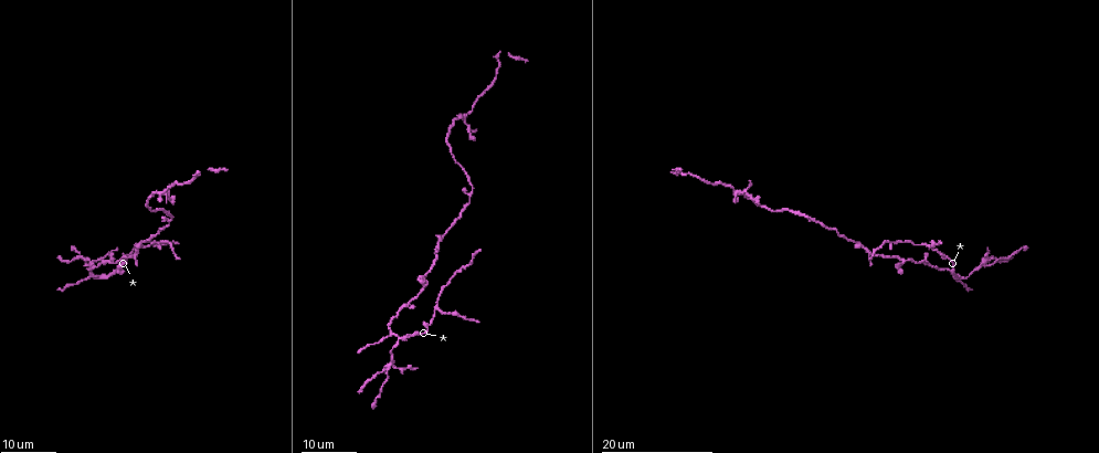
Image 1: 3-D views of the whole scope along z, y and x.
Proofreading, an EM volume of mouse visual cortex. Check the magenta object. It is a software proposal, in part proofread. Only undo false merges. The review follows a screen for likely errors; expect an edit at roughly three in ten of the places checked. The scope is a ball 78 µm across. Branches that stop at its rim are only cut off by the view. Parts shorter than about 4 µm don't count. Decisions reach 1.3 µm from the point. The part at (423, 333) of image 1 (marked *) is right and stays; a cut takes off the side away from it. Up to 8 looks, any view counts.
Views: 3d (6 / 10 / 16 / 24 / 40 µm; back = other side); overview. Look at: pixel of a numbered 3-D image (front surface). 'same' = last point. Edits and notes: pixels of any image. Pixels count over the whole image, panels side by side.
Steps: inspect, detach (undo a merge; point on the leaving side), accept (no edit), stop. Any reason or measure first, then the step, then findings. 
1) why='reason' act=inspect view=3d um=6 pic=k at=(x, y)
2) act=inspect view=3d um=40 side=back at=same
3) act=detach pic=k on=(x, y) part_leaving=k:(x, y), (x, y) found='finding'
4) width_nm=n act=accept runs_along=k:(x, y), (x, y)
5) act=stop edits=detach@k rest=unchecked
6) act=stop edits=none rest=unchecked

why='three-way junction' act=inspect view=3d um=16 pic=1 at=(156, 243)

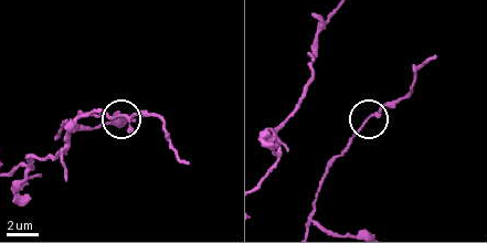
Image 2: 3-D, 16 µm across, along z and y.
why='closer look' act=inspect view=3d um=10 pic=2 at=(122, 117)

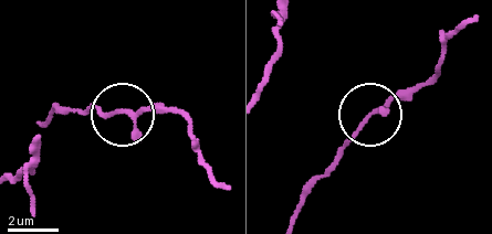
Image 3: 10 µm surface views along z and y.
act=accept runs_along=3:(39, 124), (55, 112), (178, 112) found='all the same cell'

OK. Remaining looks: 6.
why='four or more arms meet' act=inspect view=3d um=16 pic=1 at=(985, 266)

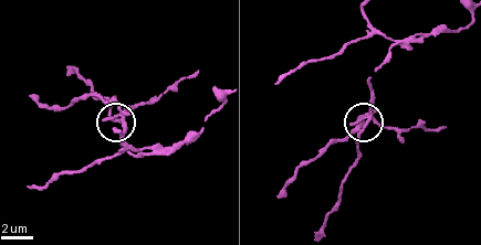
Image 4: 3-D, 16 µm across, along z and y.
why='closer look' act=inspect view=3d um=10 pic=4 at=(370, 118)

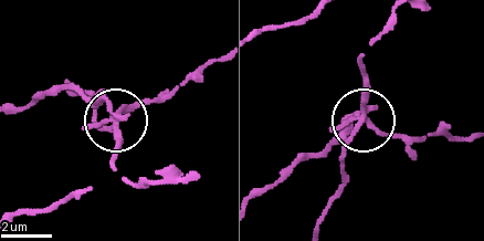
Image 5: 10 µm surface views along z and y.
side_arm_um=9 act=detach pic=5 on=(82, 129) part_leaving=5:(113, 113), (64, 90), (39, 92), (13, 108) found='a second cell is stuck on'

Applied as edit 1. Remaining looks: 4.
why='two arms in line, one across' act=inspect view=3d um=24 pic=1 at=(98, 276)

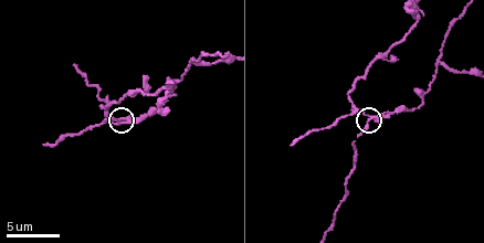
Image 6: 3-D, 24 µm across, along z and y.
act=inspect view=3d um=6 pic=6 at=(118, 118)

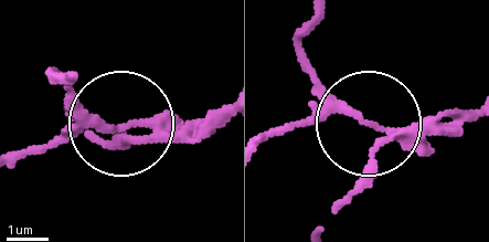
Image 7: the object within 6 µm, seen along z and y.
act=detach pic=7 on=(114, 126) part_leaving=7:(413, 141), (331, 100), (304, 46), (310, 25) found='a second cell is stuck on'

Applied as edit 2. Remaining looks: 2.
act=inspect view=overview

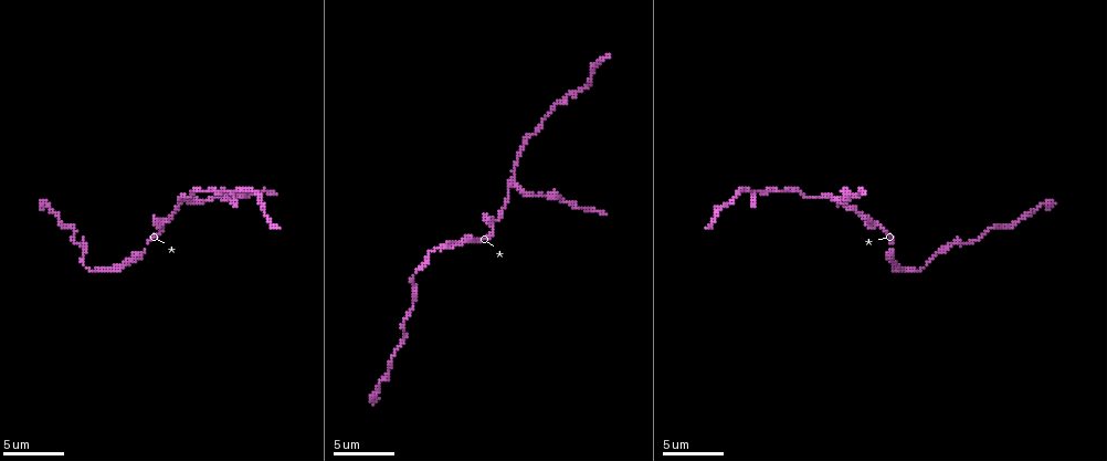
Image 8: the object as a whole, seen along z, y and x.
act=inspect view=3d um=6 pic=8 at=(186, 202)

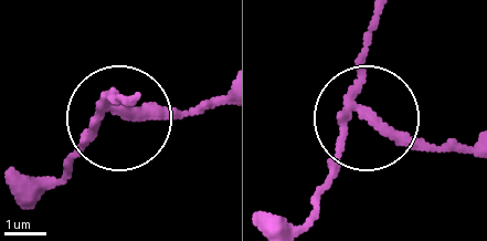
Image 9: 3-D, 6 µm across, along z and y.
side_arm_um=9 act=detach pic=9 on=(155, 113) part_leaving=9:(107, 111), (220, 104) found='two cells meet here'

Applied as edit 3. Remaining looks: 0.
act=stop edits=detach@5,detach@7,detach@9 rest=unchecked

